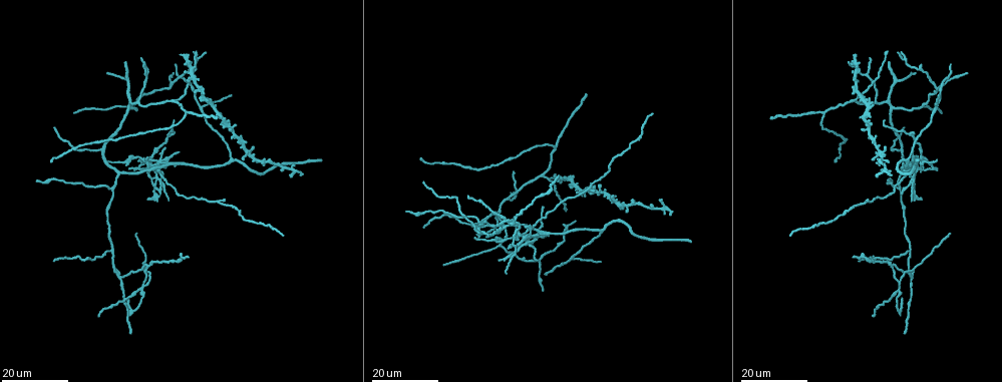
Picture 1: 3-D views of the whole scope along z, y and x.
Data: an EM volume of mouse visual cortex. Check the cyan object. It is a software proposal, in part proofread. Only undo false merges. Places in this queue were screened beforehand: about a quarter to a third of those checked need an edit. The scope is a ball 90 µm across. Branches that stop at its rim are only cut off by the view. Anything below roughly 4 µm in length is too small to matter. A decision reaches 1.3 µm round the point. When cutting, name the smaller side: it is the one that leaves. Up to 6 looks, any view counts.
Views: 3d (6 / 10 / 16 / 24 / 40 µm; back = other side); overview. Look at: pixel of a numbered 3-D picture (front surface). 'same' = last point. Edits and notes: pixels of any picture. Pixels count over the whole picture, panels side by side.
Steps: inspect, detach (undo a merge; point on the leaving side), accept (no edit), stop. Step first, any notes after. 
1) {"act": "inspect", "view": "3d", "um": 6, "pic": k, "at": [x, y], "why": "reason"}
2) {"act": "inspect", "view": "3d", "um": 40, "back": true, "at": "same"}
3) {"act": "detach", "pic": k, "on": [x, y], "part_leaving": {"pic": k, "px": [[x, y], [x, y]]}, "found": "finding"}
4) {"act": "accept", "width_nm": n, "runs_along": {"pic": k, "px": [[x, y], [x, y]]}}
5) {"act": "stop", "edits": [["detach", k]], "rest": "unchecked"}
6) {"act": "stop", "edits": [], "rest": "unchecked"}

{"act": "inspect", "view": "3d", "um": 24, "pic": 1, "at": [139, 102], "why": "three-way junction"}

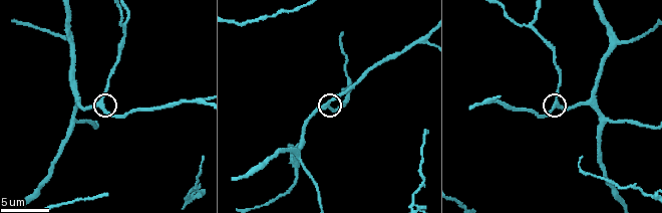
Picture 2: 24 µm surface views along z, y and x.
{"act": "inspect", "view": "3d", "um": 6, "pic": 2, "at": [324, 106], "why": "closer look"}

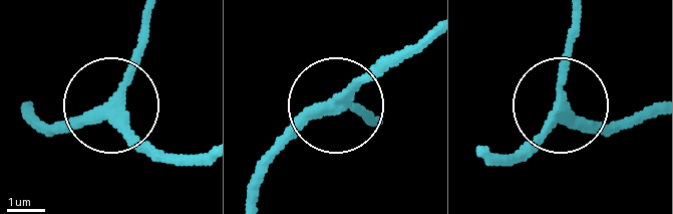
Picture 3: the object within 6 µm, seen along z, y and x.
{"act": "accept", "width_nm": 270, "runs_along": {"pic": 3, "px": [[25, 110], [38, 120], [102, 117], [143, 14]]}, "found": "continuous, no second neuron"}

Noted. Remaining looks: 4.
{"act": "inspect", "view": "3d", "um": 24, "pic": 1, "at": [203, 106], "why": "branch point"}

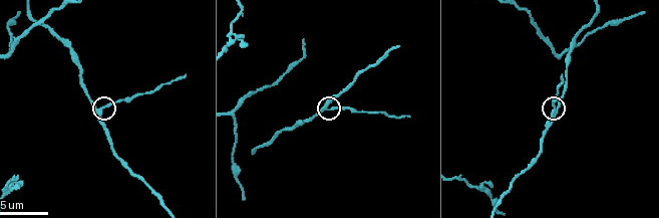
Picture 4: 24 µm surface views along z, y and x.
{"act": "inspect", "view": "3d", "um": 10, "pic": 4, "at": [555, 110]}

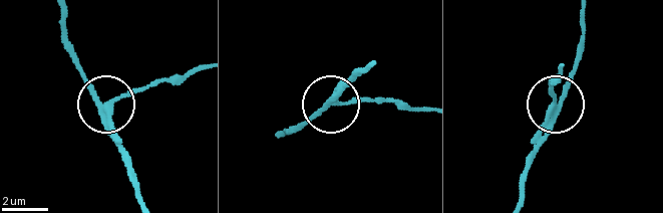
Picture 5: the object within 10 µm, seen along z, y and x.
{"act": "detach", "pic": 5, "on": [127, 90], "part_leaving": {"pic": 5, "px": [[108, 119], [114, 103], [126, 95], [201, 69]]}, "found": "two neurons meet here"}

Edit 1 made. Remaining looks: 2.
{"act": "stop", "edits": [["detach", 5]], "rest": "unchecked"}

